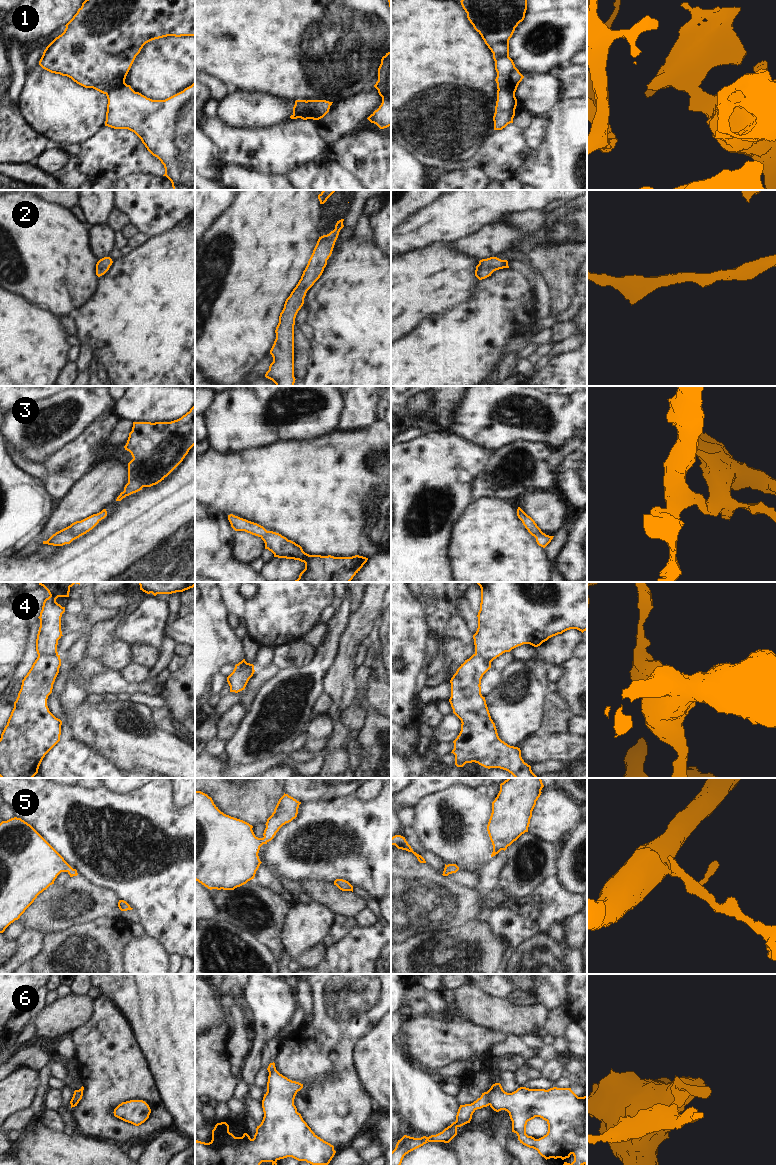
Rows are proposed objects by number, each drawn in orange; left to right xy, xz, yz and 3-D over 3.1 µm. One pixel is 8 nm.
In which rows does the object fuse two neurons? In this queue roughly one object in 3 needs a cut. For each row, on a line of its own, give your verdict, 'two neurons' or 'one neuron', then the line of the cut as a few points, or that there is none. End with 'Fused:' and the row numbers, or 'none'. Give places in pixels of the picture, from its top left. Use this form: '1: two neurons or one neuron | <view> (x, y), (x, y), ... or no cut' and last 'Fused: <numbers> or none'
1: two neurons | xy (125, 83), (112, 89), (106, 95)
2: one neuron | no cut
3: one neuron | no cut
4: two neurons | xy (57, 653), (38, 655)
5: one neuron | no cut
6: two neurons | yz (486, 1092), (490, 1104)
Fused: 1, 4, 6

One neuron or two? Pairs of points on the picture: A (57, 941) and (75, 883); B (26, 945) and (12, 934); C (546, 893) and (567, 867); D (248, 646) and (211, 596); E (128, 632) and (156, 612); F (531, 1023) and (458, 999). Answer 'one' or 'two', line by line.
A: two
B: two
C: two
D: two
E: one
F: one

